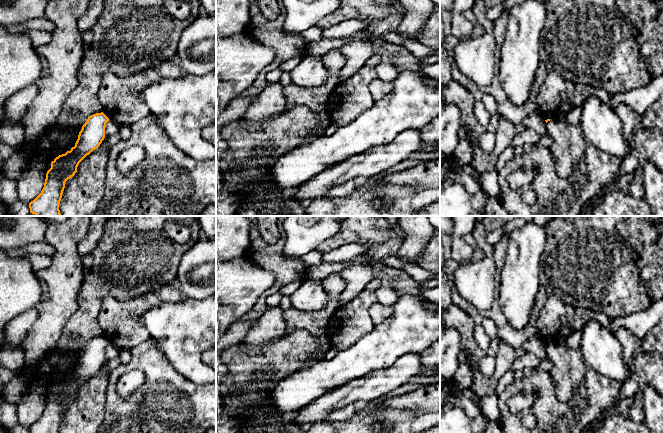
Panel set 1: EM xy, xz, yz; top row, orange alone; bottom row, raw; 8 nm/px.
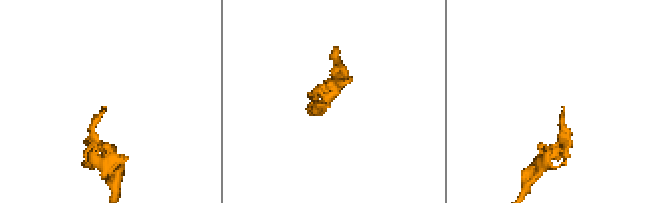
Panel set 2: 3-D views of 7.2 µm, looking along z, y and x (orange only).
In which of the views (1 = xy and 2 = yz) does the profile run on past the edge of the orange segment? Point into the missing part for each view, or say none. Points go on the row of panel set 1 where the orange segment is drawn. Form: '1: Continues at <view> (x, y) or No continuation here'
1: No continuation here
2: No continuation here

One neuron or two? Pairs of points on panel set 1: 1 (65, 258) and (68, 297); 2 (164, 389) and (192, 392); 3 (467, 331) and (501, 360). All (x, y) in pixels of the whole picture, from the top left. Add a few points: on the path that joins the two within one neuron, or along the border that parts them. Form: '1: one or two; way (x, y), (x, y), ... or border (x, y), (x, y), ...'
1: one; way (65, 268), (65, 287)
2: one; way (171, 390), (182, 390), (185, 392)
3: one; way (468, 342), (478, 352), (492, 352)

